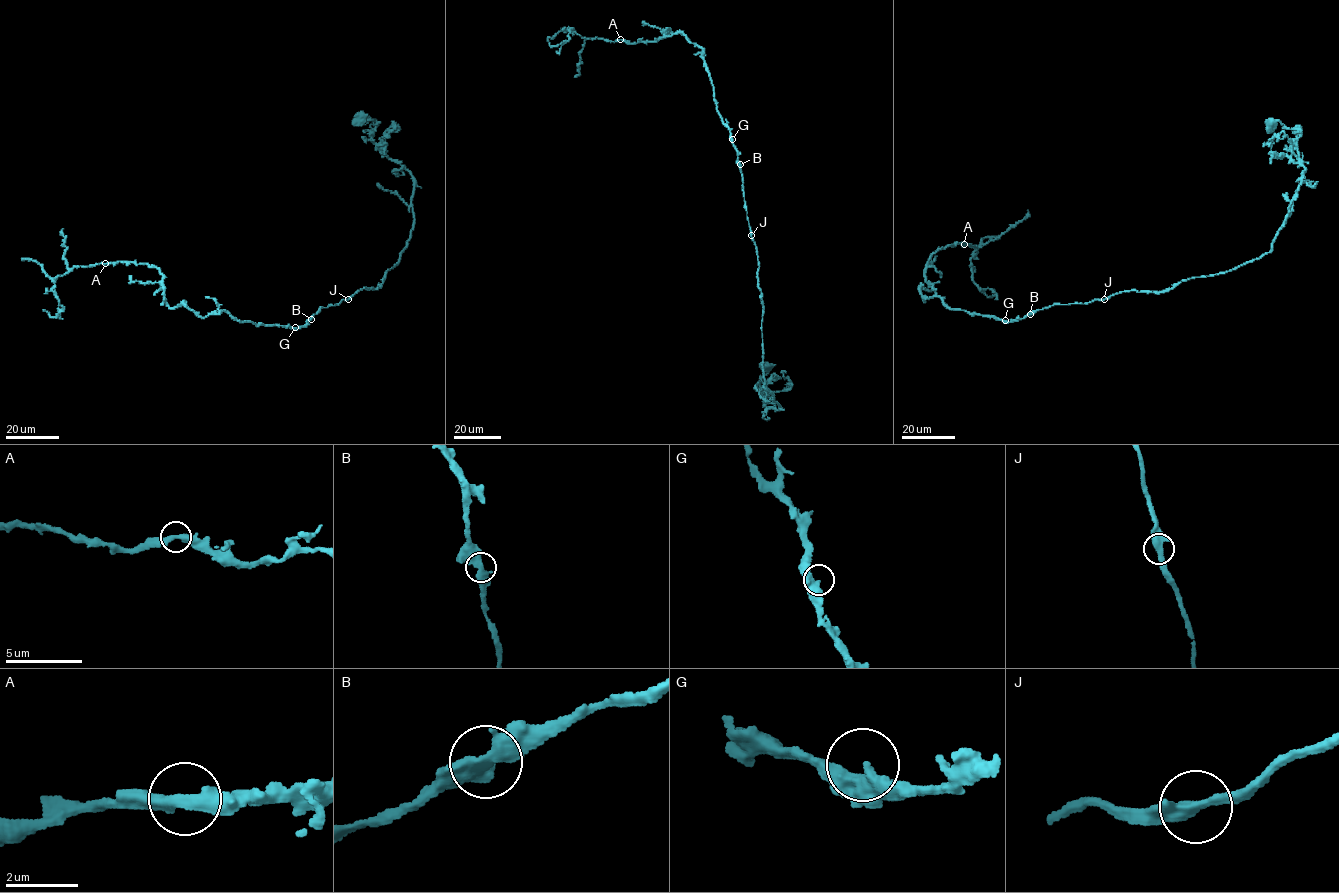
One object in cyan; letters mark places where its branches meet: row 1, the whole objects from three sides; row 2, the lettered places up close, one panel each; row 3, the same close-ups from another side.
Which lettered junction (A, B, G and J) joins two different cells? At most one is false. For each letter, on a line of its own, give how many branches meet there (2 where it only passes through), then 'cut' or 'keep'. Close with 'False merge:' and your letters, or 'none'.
A: branches 2; keep
B: branches 2; keep
G: branches 2; keep
J: branches 2; keep
False merge: none

